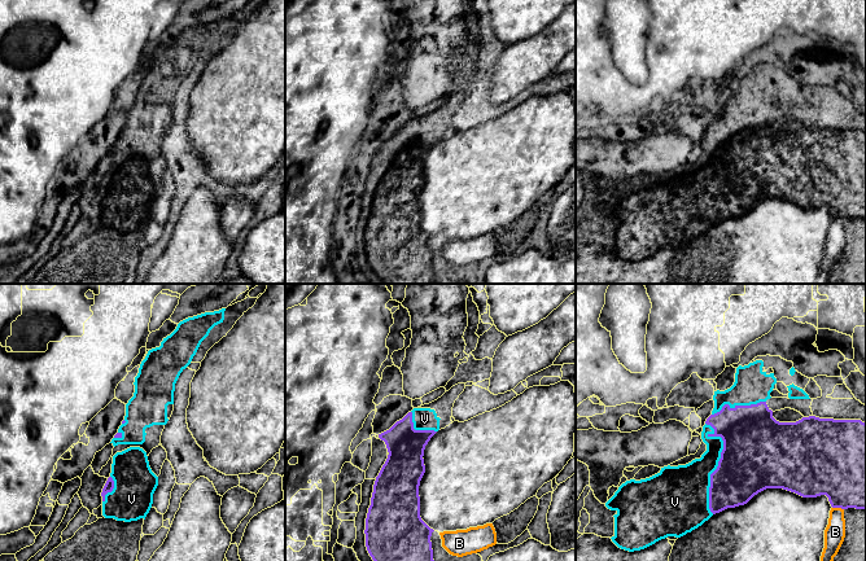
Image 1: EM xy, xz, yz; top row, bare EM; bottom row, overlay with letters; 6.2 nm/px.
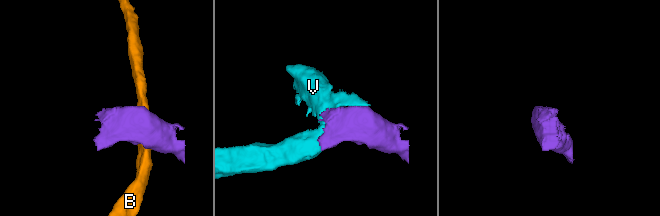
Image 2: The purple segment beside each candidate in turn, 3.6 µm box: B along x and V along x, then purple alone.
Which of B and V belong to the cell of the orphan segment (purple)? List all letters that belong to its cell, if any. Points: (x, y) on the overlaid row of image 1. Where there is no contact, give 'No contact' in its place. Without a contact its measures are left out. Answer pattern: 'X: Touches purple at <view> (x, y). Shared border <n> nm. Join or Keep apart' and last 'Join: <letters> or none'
B: Touches purple at yz (838, 507). Shared border 70 nm. Keep apart
V: Touches purple at yz (718, 465). Shared border 550 nm. Join
Join: V

